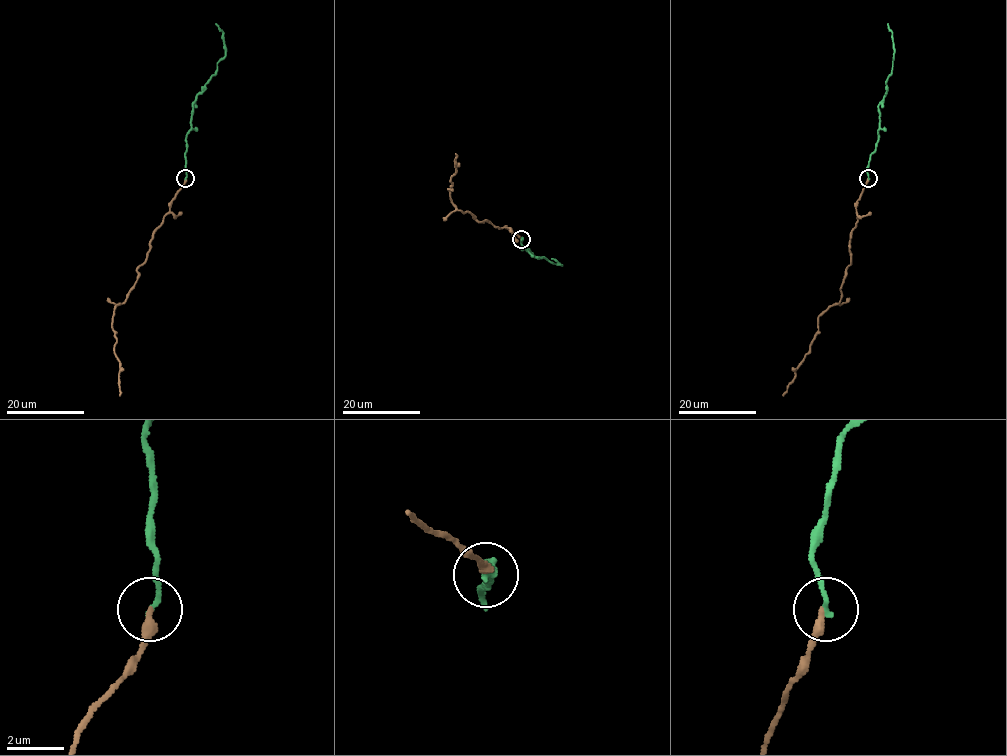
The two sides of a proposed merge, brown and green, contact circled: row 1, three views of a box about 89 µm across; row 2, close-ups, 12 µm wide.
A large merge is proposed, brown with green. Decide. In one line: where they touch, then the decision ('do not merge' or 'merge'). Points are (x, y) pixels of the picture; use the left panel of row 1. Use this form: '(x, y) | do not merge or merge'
(185, 178) | merge

